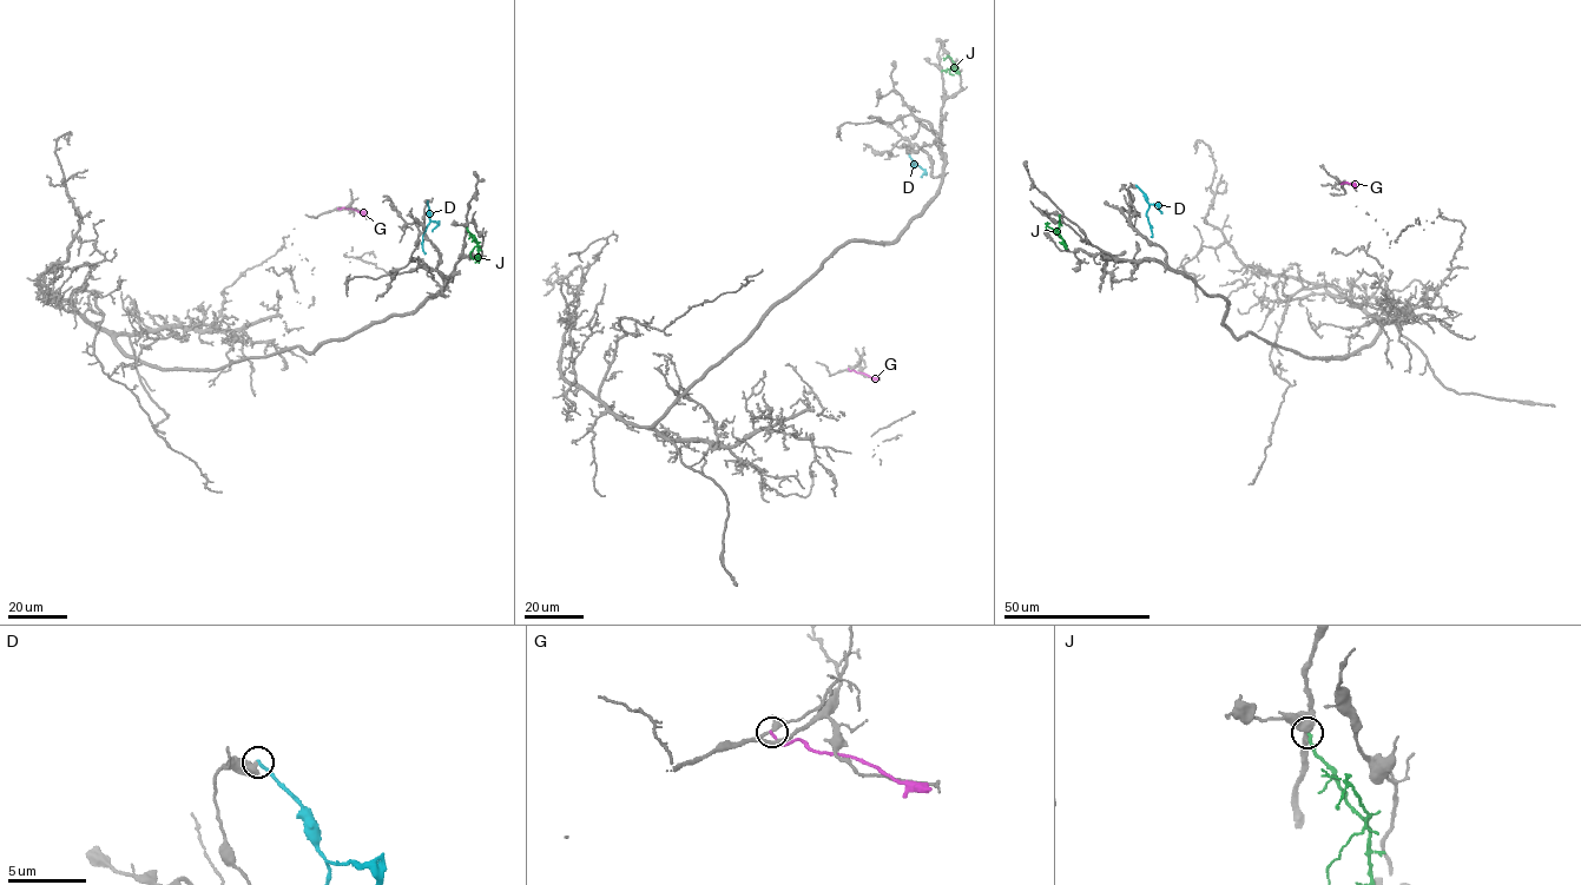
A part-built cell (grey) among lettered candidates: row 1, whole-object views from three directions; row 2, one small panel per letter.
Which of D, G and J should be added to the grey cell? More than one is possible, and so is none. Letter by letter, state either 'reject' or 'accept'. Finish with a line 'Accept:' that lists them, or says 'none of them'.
D: reject
G: reject
J: reject
Accept: none of them

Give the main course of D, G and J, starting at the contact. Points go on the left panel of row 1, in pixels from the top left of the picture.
D: (428, 200), (429, 222), (423, 236), (426, 253)
G: (338, 209), (351, 209), (364, 216)
J: (467, 228), (478, 243), (470, 252), (474, 259)

